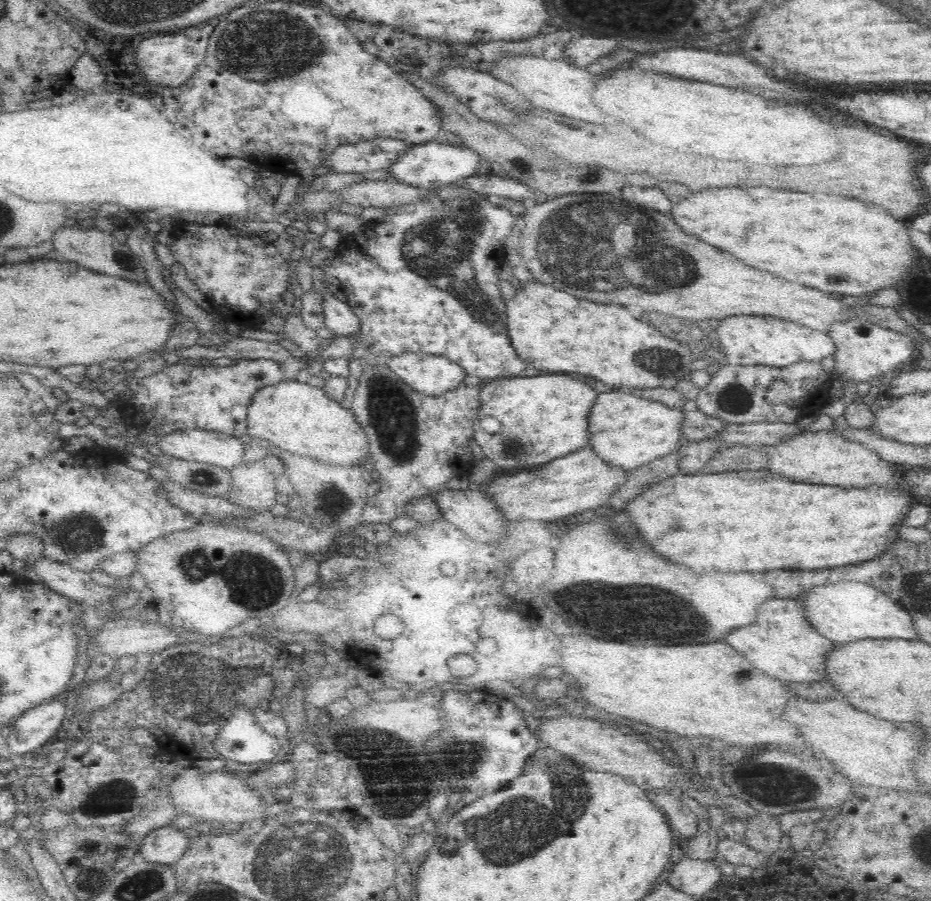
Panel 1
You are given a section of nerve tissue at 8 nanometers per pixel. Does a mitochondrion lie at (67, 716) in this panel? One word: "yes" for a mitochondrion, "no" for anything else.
no

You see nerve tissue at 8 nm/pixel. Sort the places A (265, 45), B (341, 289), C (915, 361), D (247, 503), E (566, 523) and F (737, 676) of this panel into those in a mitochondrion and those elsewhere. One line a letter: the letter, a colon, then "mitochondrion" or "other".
A: mitochondrion
B: other
C: other
D: other
E: other
F: mitochondrion

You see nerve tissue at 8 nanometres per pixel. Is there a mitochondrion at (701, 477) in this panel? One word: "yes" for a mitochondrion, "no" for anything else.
no

